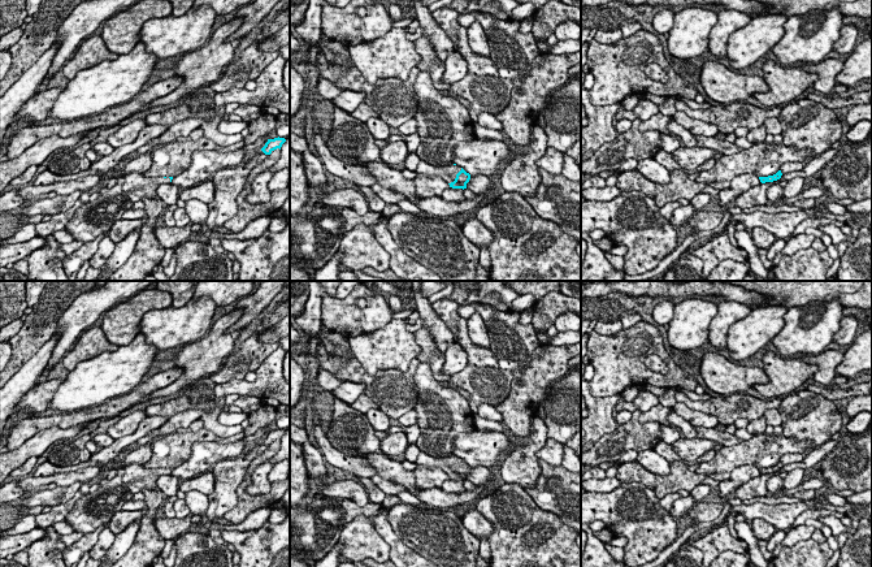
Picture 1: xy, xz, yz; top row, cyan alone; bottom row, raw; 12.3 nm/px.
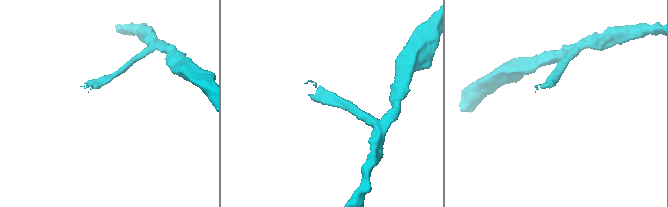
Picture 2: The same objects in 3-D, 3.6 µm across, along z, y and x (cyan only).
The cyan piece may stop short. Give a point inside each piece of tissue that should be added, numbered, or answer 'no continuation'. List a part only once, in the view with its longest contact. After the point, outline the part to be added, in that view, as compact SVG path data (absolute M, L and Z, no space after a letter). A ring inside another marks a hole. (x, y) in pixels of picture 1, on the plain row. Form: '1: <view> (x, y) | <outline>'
1: xz (448, 464) | M420 453L416 459L416 467L439 467L442 468L447 475L451 475L455 472L456 466L461 462L457 456L447 456L446 459L435 459L429 456L425 453Z

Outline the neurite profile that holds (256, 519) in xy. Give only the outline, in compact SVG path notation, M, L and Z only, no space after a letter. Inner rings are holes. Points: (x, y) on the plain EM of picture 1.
M261 507L251 512L242 523L225 524L224 529L240 531L240 532L255 531L261 528L269 520L269 516L270 516L270 507Z

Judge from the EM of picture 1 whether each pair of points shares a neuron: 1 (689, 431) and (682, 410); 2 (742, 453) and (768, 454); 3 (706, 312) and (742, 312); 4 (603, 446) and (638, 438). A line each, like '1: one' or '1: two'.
1: two
2: one
3: two
4: one

